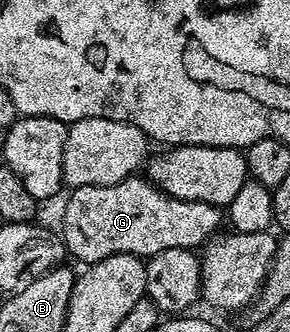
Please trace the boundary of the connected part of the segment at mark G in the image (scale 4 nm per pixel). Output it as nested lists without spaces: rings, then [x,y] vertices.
[[[143,175],[126,177],[121,183],[112,185],[86,185],[80,189],[71,189],[69,195],[71,198],[63,209],[63,246],[72,258],[75,256],[77,260],[83,261],[84,266],[96,265],[101,259],[122,253],[132,253],[135,257],[148,259],[169,248],[195,251],[216,236],[220,232],[219,224],[224,224],[225,221],[220,206],[170,197]]]

